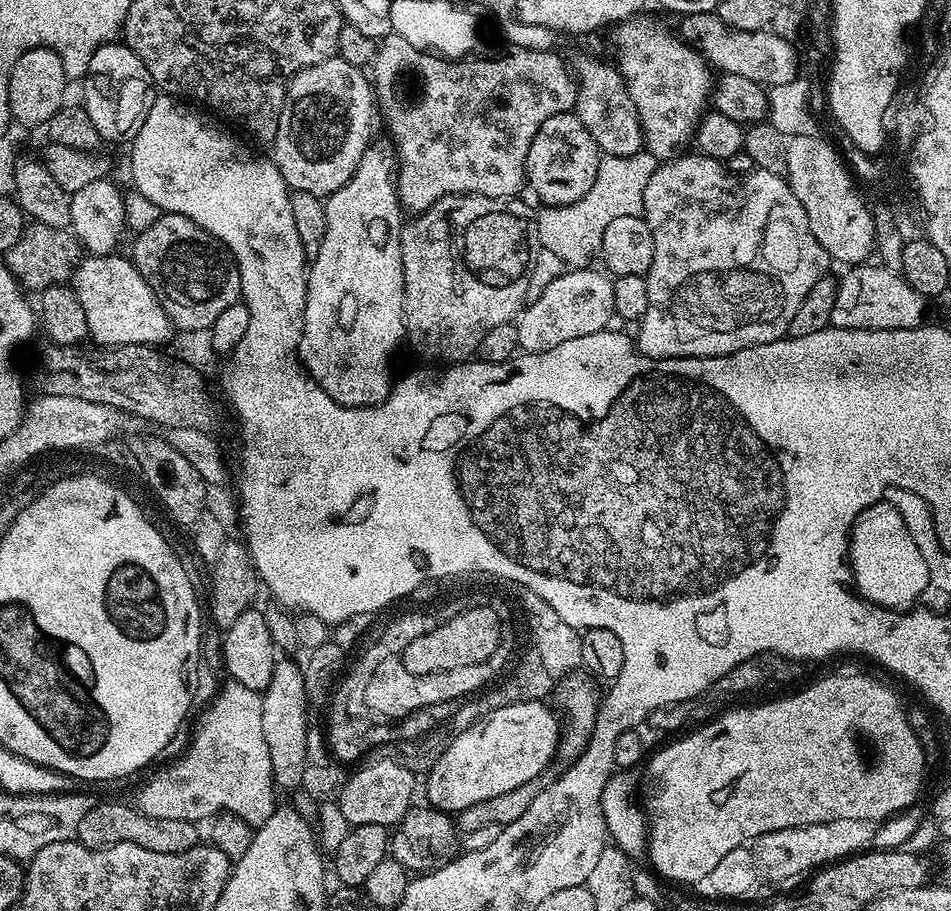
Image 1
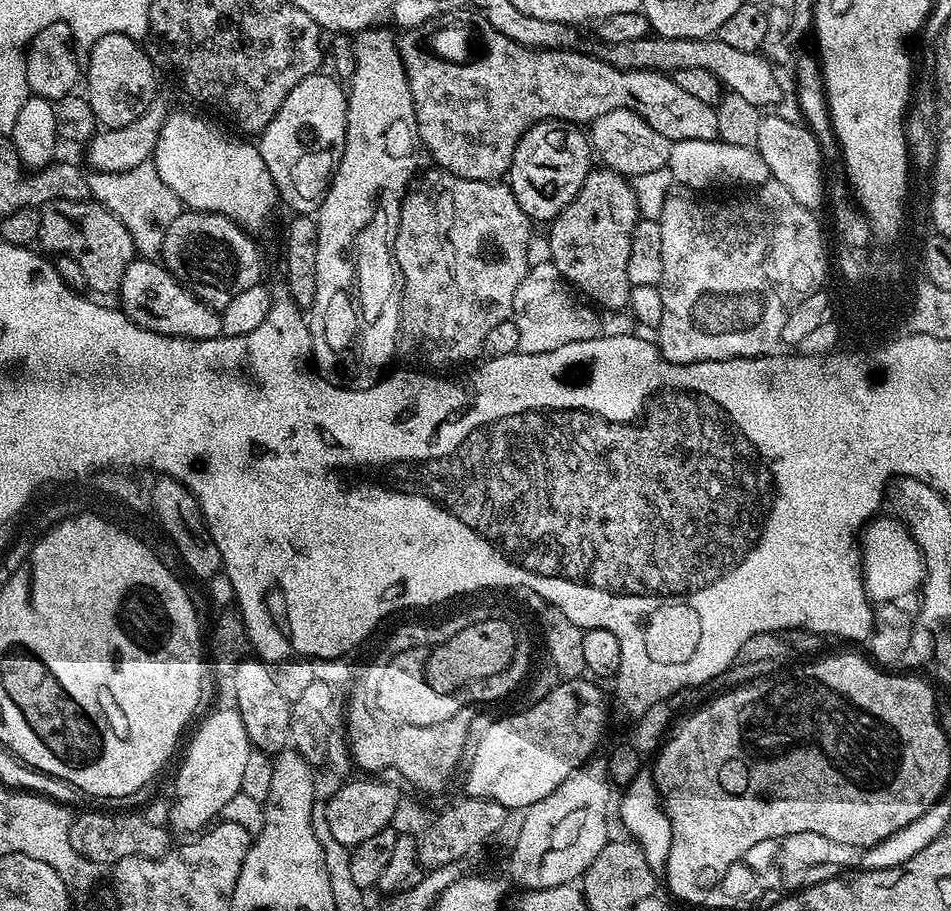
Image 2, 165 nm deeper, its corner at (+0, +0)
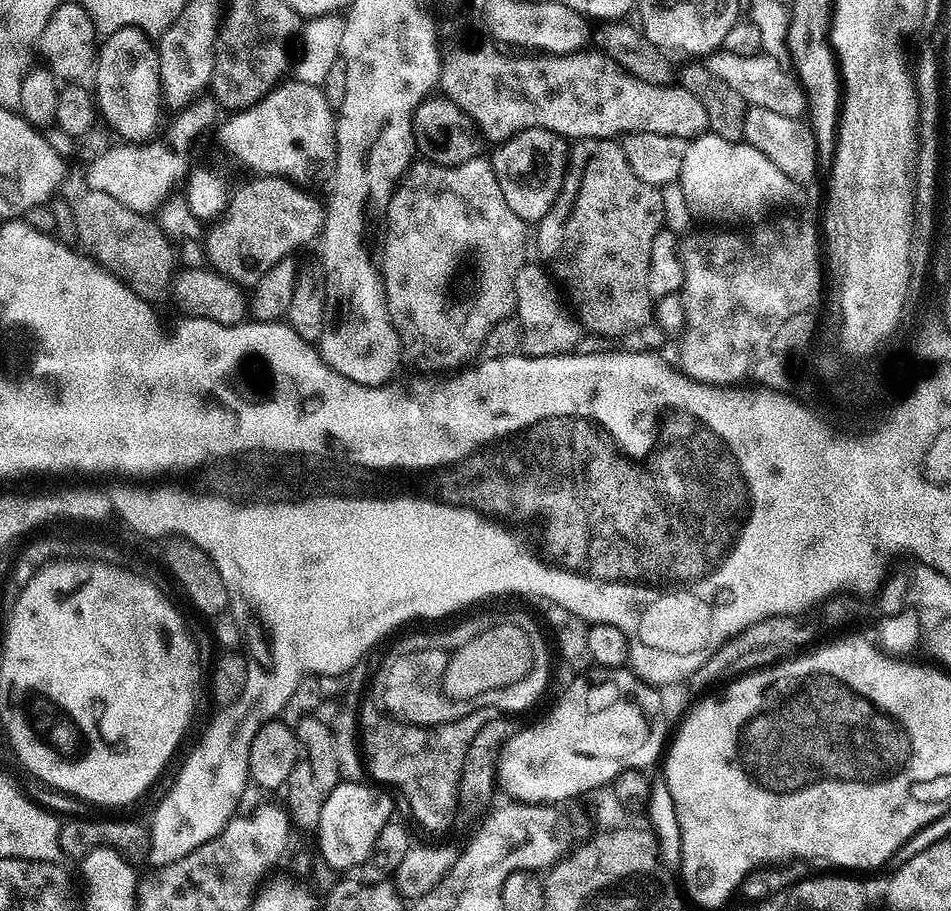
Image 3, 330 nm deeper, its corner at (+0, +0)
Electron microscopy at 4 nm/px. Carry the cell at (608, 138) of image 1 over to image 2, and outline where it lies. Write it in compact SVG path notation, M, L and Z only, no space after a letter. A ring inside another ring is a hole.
M619 108L610 110L610 114L602 114L602 118L592 121L590 143L595 155L604 159L601 160L603 167L613 168L622 176L635 178L642 174L650 174L650 170L668 167L673 141L667 140L654 130L654 126L650 126L650 122L643 120L638 113L628 108Z

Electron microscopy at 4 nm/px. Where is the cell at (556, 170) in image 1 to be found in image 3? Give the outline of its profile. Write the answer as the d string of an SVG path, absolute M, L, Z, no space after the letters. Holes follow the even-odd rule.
M531 128L522 130L503 141L490 159L494 166L494 174L498 178L498 186L502 186L502 195L518 218L526 222L538 222L554 206L564 181L564 173L568 171L568 149L565 137L554 134L550 130Z

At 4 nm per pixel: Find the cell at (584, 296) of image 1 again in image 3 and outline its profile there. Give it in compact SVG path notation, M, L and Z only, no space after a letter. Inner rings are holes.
M525 262L520 267L514 278L514 294L516 295L514 315L524 331L523 355L567 356L577 351L576 343L579 342L580 336L582 337L582 329L575 315L566 307L557 281L539 263Z

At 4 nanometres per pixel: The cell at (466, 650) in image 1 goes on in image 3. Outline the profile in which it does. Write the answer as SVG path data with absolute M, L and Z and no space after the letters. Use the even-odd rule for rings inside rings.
M520 624L494 626L449 655L444 692L455 700L478 698L478 694L486 694L486 690L498 690L498 686L510 686L510 682L518 682L518 678L525 676L530 669L532 647L527 631Z

